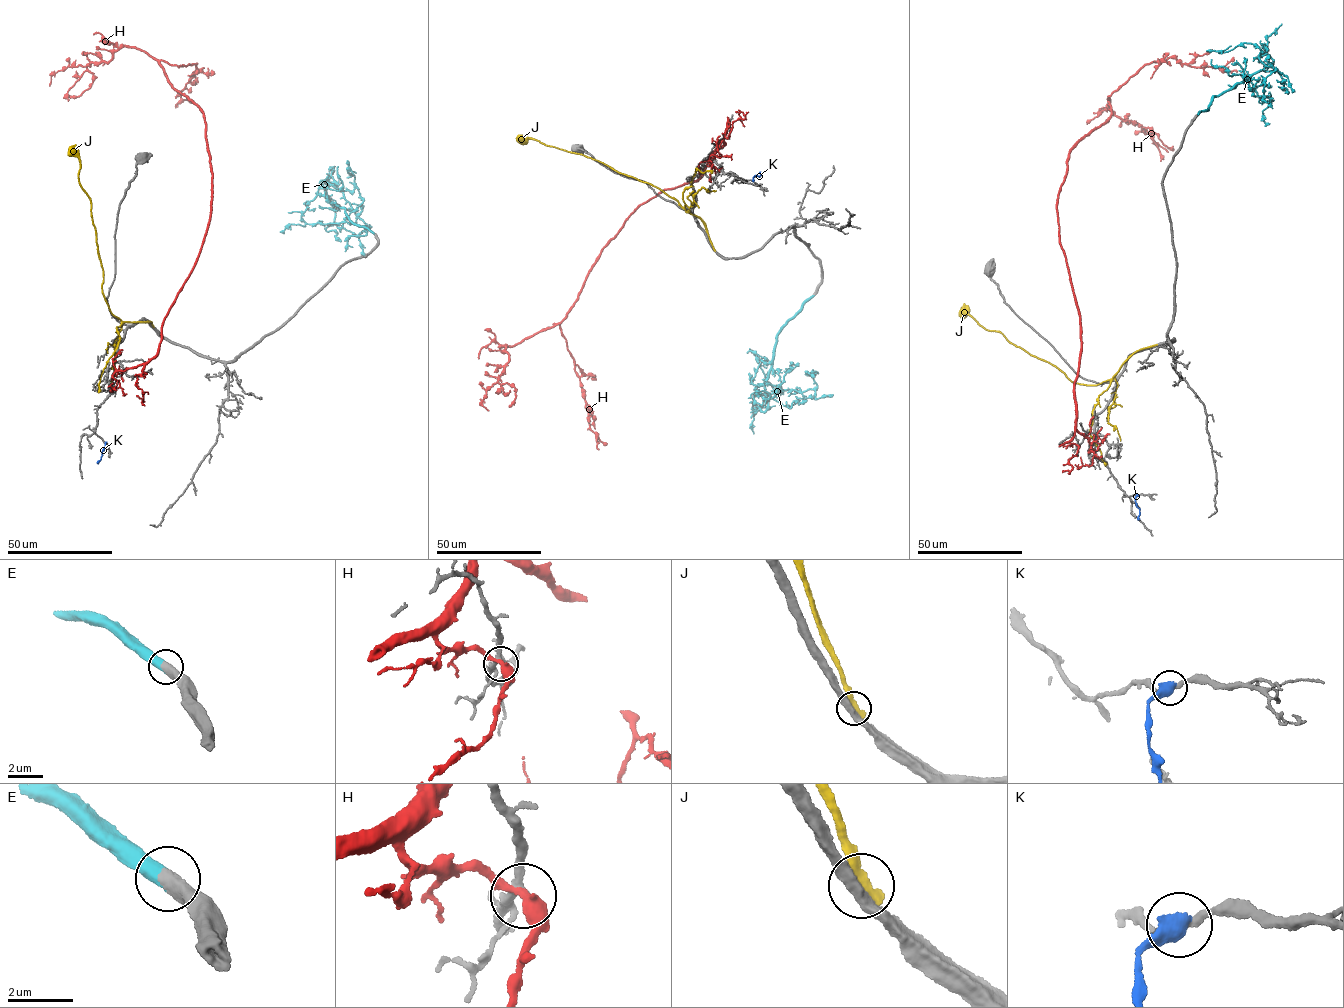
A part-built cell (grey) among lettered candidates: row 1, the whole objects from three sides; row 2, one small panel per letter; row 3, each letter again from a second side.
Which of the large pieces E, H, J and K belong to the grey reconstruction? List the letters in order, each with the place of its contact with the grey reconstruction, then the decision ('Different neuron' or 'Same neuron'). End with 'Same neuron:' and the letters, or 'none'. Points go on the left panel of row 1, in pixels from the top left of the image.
E: Touches grey at (373, 233). Same neuron
H: Touches grey at (137, 378). Different neuron
J: Touches grey at (153, 326). Different neuron
K: Touches grey at (105, 442). Different neuron
Same neuron: E

